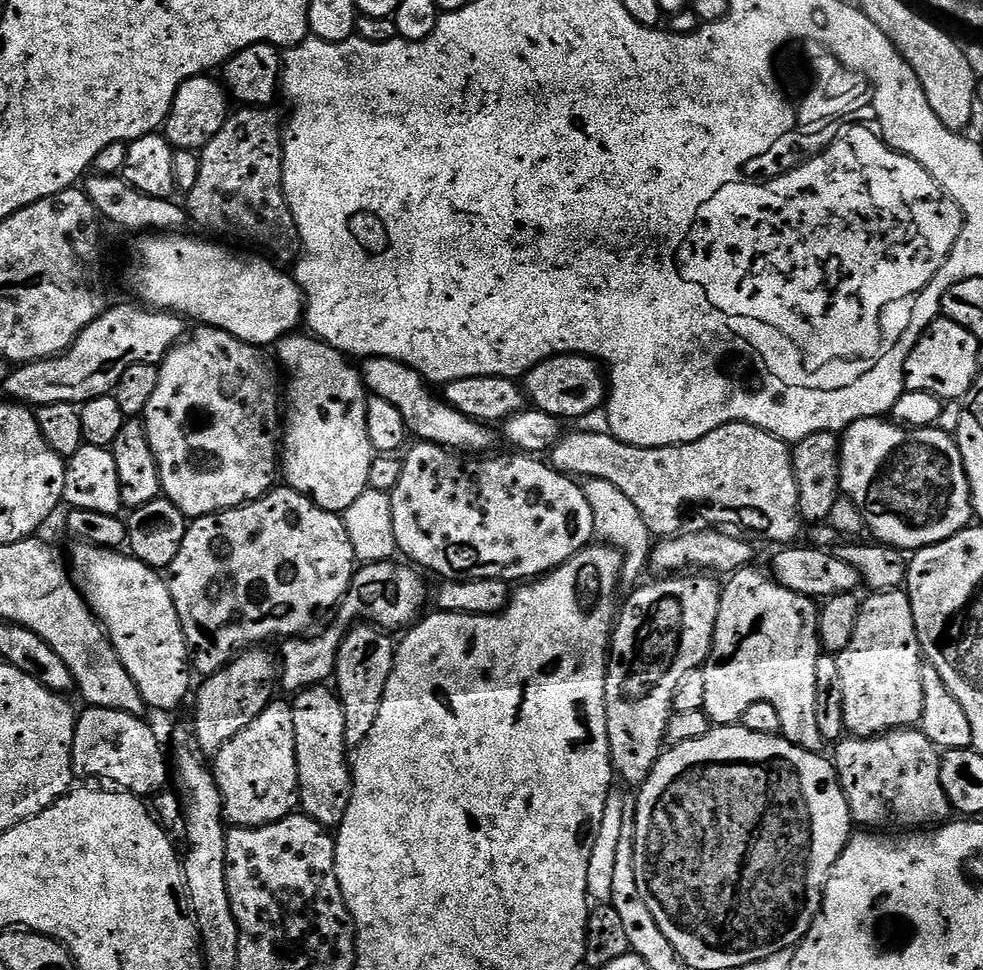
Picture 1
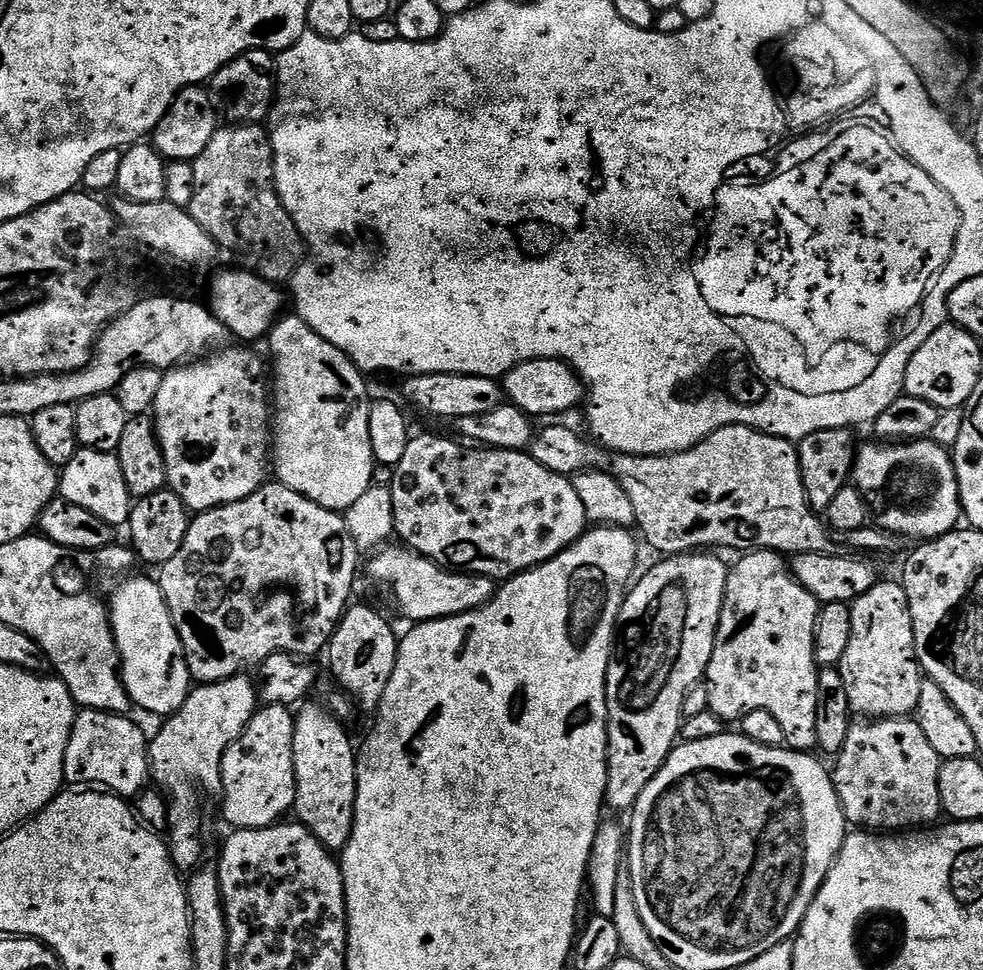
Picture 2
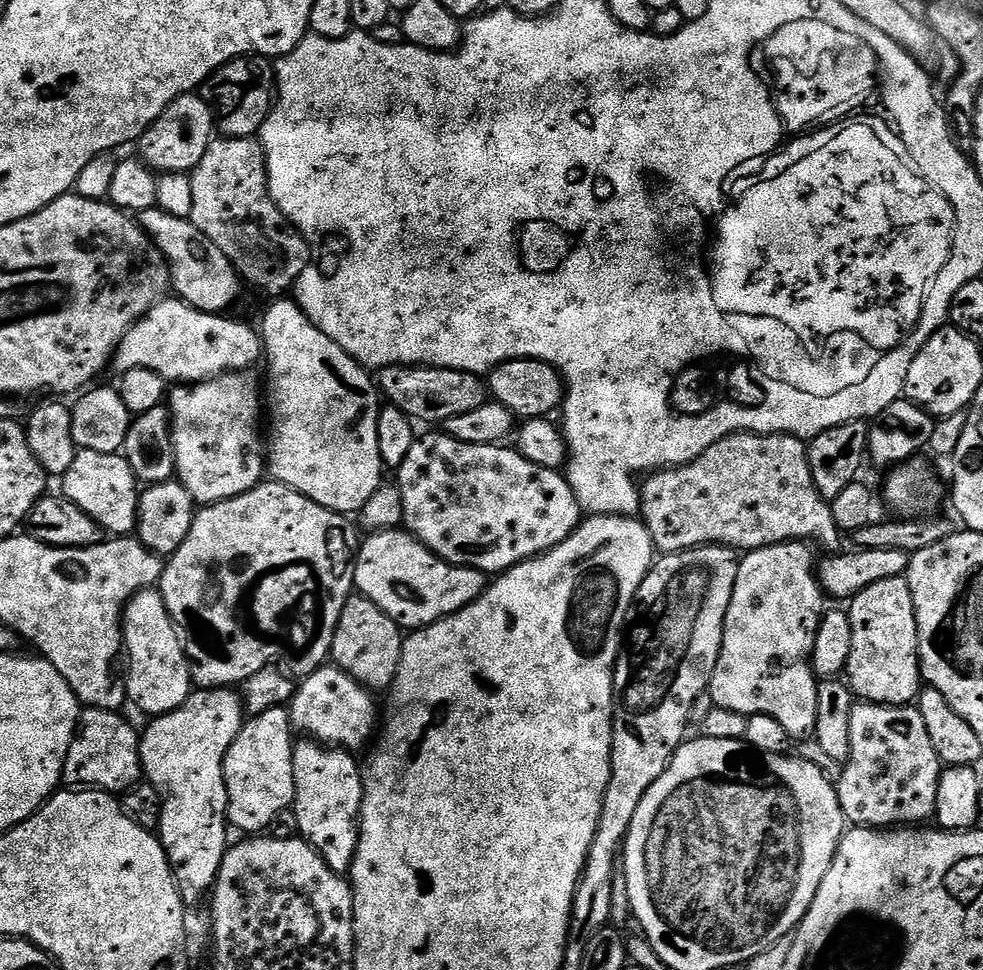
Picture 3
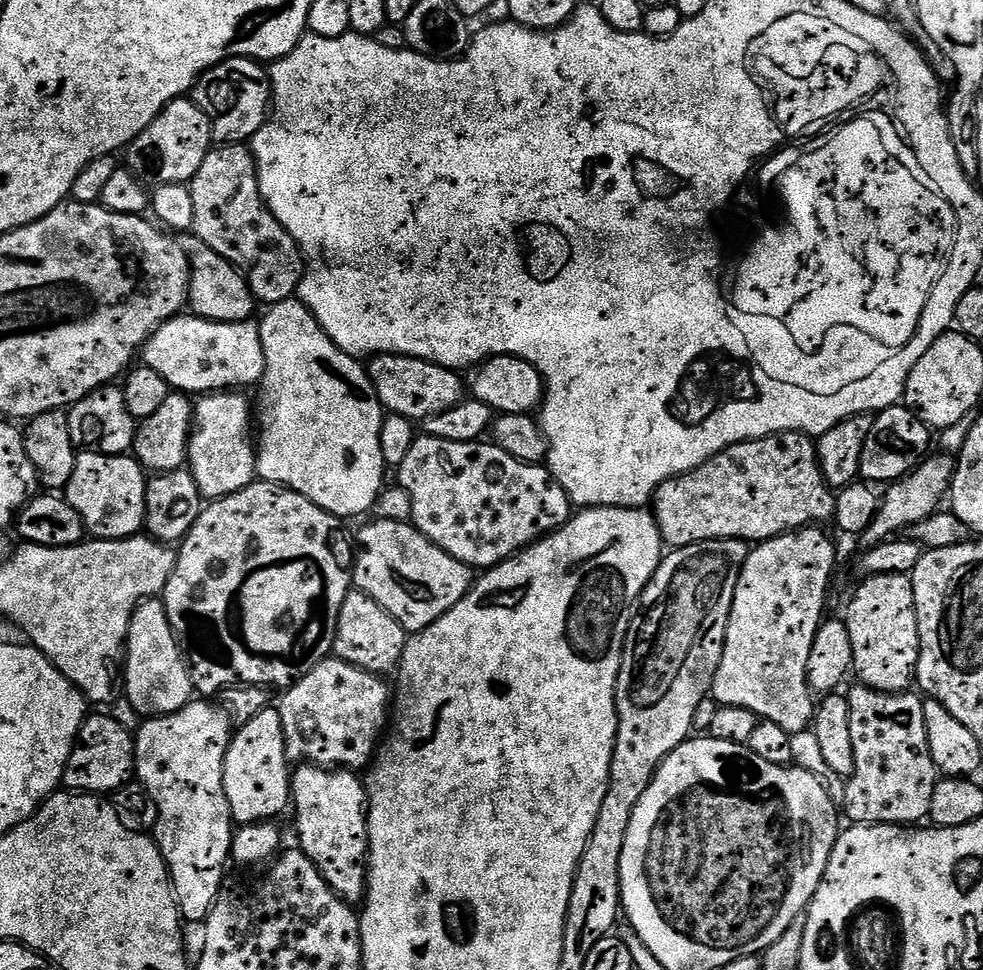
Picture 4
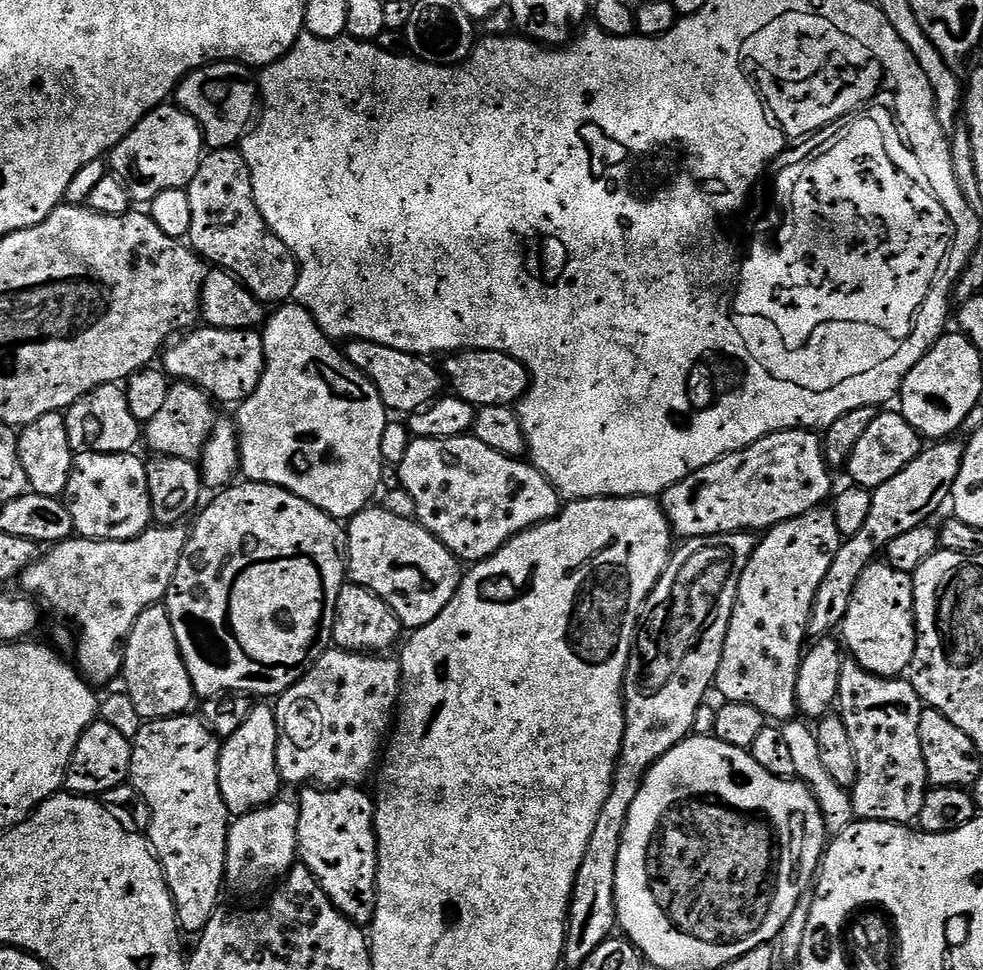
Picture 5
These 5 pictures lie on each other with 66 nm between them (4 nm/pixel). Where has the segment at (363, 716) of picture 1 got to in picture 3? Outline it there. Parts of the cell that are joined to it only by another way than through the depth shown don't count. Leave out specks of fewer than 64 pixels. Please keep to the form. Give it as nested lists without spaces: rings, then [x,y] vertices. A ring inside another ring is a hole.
[[[353,594],[348,597],[346,606],[342,606],[342,618],[336,627],[330,660],[364,688],[376,694],[380,691],[383,693],[391,689],[396,681],[405,639],[400,625],[395,624],[378,606],[374,606],[374,602]]]

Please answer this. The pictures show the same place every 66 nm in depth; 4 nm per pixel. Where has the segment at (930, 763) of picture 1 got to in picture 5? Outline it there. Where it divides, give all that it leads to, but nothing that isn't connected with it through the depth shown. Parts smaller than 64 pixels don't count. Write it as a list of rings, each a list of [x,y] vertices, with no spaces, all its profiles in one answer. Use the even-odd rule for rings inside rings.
[[[845,659],[838,715],[850,730],[850,742],[854,742],[858,758],[858,778],[850,795],[853,813],[859,819],[905,826],[919,821],[922,802],[930,791],[920,737],[925,707],[911,679],[875,676],[855,660]]]

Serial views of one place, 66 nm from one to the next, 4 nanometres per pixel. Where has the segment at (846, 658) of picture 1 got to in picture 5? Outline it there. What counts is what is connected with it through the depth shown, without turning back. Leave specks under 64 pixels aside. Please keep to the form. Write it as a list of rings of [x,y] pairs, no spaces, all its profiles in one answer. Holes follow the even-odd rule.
[[[873,562],[869,568],[862,570],[862,578],[858,578],[856,588],[852,591],[850,610],[846,610],[843,632],[842,644],[847,655],[867,672],[875,676],[903,677],[916,659],[916,607],[911,575],[887,562]]]

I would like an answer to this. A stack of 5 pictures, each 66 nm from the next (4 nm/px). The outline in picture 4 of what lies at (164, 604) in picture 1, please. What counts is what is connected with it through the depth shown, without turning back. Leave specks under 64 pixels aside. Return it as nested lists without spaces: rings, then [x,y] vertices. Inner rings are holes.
[[[153,598],[144,601],[137,608],[128,627],[128,643],[126,645],[126,663],[122,668],[122,680],[126,685],[126,700],[132,703],[136,712],[141,712],[141,717],[168,716],[171,712],[182,710],[190,703],[194,696],[194,685],[190,675],[190,665],[181,649],[176,631],[170,626],[170,618],[164,609],[164,601]]]

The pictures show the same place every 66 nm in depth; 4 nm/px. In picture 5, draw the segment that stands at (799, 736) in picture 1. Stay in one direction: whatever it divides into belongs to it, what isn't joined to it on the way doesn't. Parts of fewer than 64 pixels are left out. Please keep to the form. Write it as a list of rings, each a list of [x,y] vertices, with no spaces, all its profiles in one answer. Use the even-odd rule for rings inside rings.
[[[828,506],[815,508],[798,518],[790,518],[767,529],[759,537],[754,554],[750,562],[746,562],[746,570],[742,570],[742,578],[738,582],[738,598],[734,602],[734,614],[730,618],[722,662],[718,666],[714,685],[715,691],[720,691],[727,703],[746,702],[746,706],[754,706],[772,722],[787,722],[797,715],[800,662],[806,651],[804,640],[809,639],[808,623],[812,618],[812,607],[841,543],[835,511]]]

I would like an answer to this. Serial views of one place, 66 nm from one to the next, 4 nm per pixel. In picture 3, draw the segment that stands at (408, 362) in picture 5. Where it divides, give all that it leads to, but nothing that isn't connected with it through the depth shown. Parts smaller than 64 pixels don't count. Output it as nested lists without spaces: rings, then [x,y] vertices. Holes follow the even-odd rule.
[[[395,364],[378,372],[378,388],[383,399],[391,407],[402,410],[414,422],[443,426],[450,418],[478,410],[489,403],[490,393],[485,381],[475,372],[463,372],[457,368],[426,368]]]

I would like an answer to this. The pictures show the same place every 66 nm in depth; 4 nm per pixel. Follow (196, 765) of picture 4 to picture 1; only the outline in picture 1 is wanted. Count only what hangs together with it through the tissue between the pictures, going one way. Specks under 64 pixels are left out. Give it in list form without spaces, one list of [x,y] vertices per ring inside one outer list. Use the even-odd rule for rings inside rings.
[[[249,650],[243,656],[236,657],[227,668],[207,677],[204,685],[197,690],[194,740],[201,753],[219,752],[226,742],[246,730],[246,726],[250,726],[250,722],[254,722],[273,699],[272,684],[274,688],[278,680],[278,664],[273,653],[271,656],[264,651],[268,650]]]

